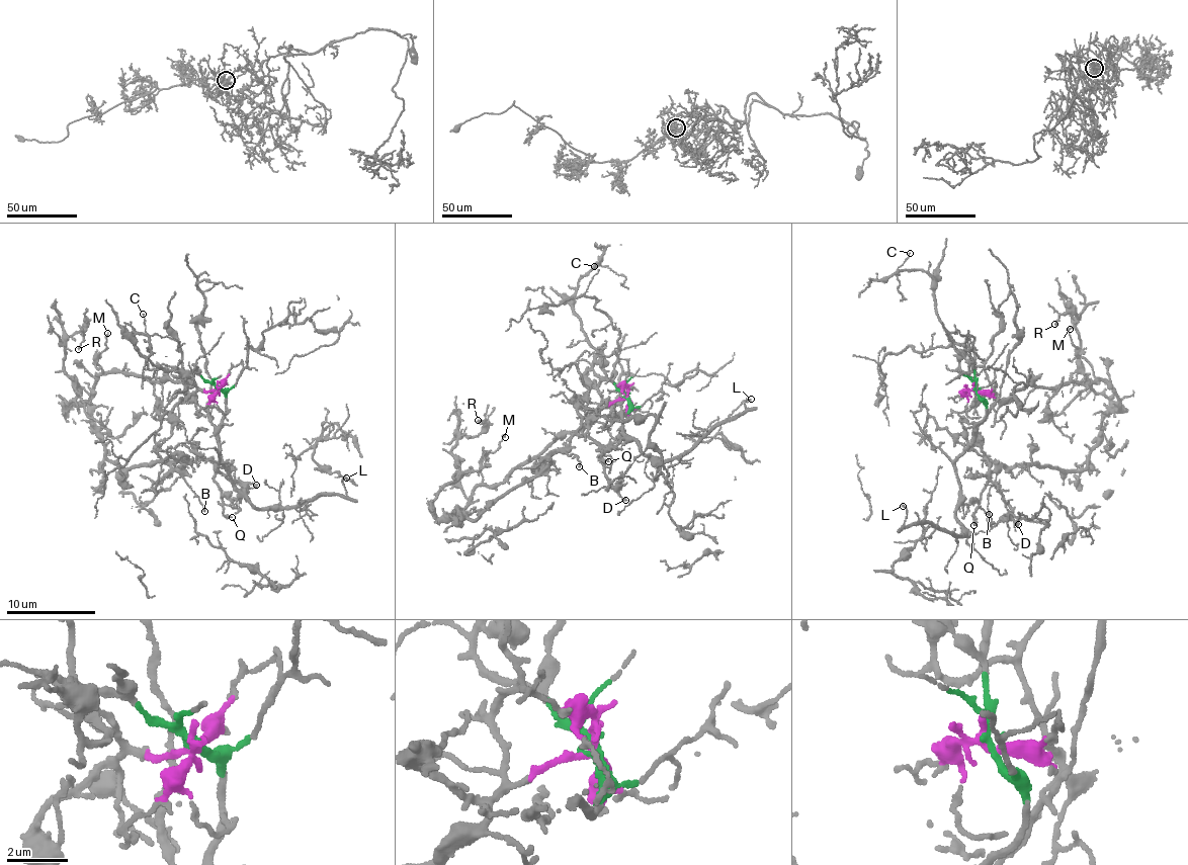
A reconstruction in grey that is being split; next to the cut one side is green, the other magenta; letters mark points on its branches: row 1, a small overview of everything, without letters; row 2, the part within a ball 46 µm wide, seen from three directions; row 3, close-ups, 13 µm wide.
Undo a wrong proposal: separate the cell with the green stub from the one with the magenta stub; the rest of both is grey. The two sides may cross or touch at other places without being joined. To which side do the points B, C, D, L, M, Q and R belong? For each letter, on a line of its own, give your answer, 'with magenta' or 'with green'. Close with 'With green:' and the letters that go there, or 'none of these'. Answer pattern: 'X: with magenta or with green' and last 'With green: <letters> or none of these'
B: with magenta
C: with green
D: with magenta
L: with green
M: with magenta
Q: with magenta
R: with magenta
With green: C, L

